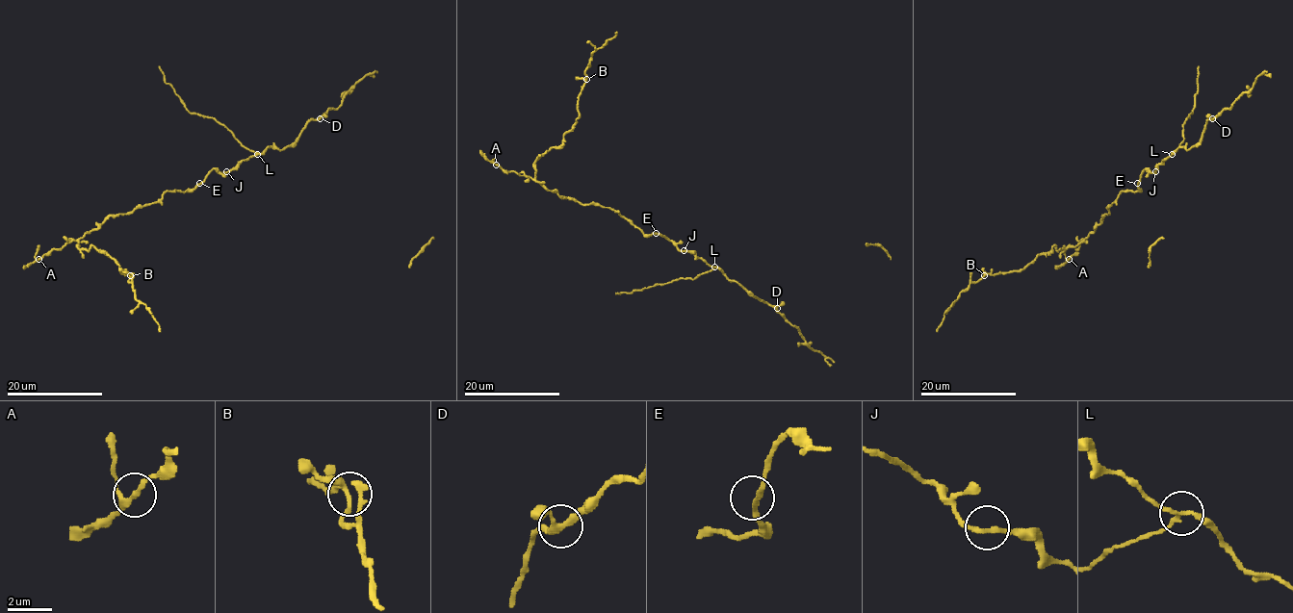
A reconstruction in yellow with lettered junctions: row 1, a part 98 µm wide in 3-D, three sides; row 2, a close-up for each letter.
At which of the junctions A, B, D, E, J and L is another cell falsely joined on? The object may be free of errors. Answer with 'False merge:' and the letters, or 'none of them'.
False merge: L

